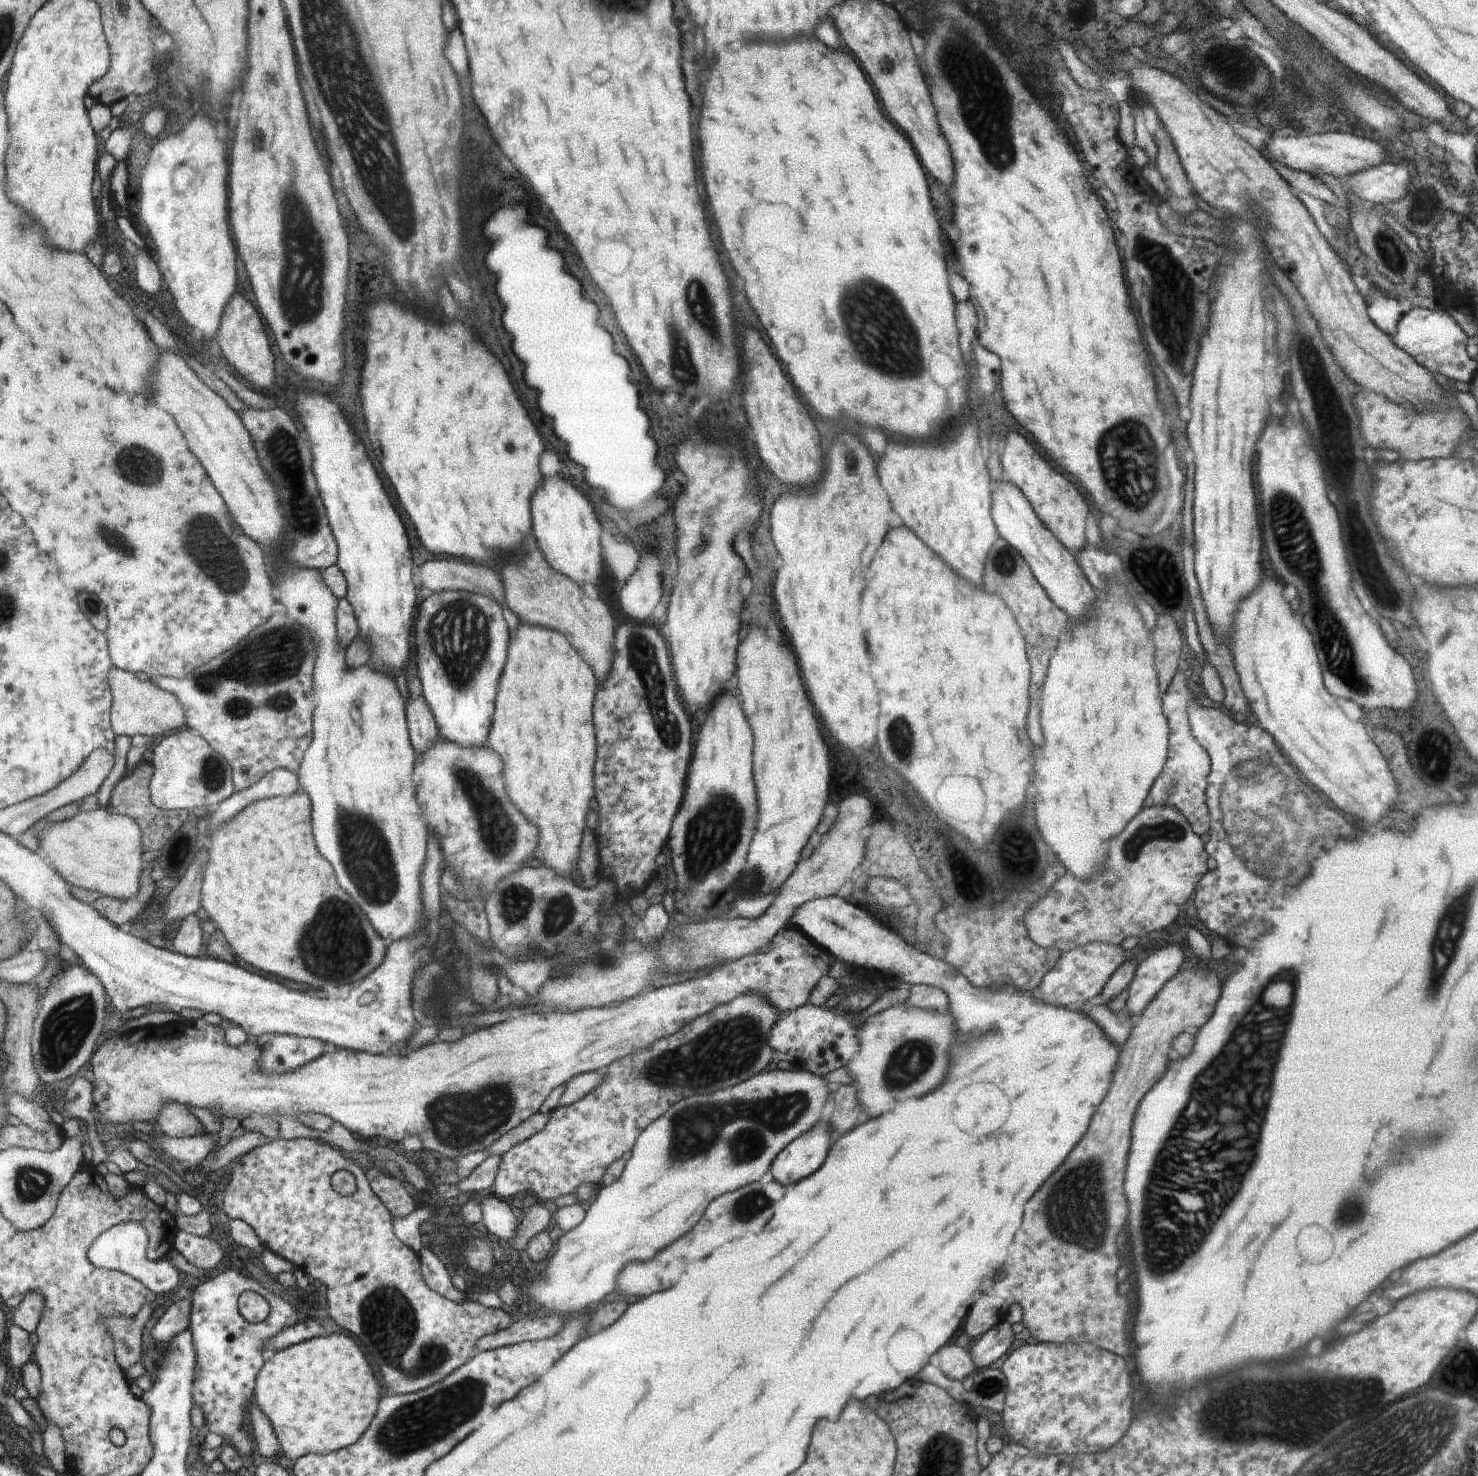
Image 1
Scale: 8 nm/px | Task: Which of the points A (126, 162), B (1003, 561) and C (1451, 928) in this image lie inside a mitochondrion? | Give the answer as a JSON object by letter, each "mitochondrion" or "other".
{"A":"other","B":"mitochondrion","C":"mitochondrion"}

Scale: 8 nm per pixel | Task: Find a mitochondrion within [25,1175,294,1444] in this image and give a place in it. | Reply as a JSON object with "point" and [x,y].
{"point":[243,1255]}

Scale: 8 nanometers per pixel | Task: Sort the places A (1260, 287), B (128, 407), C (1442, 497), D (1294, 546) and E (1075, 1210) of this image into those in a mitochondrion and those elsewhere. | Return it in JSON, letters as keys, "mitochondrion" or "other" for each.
{"A":"other","B":"other","C":"other","D":"mitochondrion","E":"mitochondrion"}

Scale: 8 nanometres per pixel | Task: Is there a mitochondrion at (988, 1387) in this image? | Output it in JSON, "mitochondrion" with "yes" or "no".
{"mitochondrion":"yes"}

